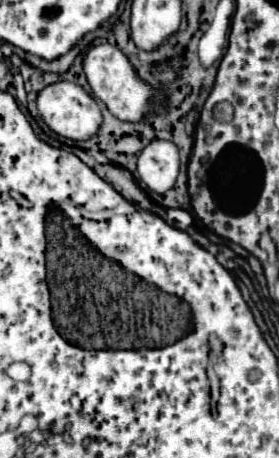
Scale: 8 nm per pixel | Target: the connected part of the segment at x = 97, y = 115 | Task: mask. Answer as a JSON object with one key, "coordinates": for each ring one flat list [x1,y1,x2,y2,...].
{"coordinates":[[57,81,57,83,51,83,45,89,41,89,37,93,37,111,39,111,41,119,57,135,67,137,67,139,75,139,75,141,83,141,83,139,93,137,103,121,101,109,95,103,95,99,83,87,79,87,71,81]]}

